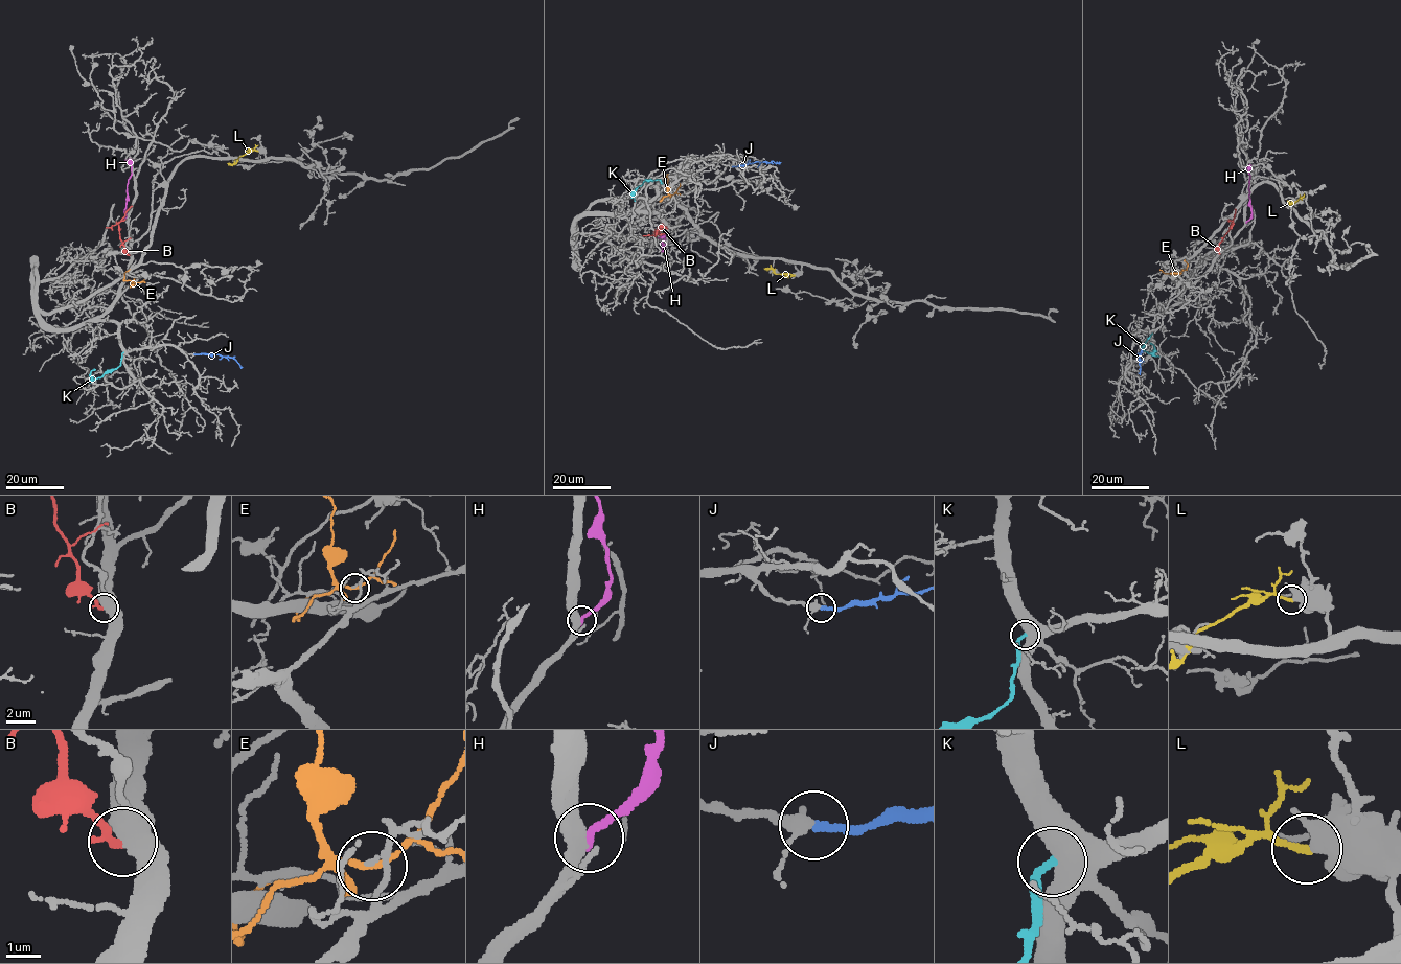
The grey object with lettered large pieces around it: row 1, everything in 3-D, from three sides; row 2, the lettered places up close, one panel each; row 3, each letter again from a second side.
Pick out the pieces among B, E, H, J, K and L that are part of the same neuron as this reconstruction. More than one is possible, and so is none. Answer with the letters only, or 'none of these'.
J

